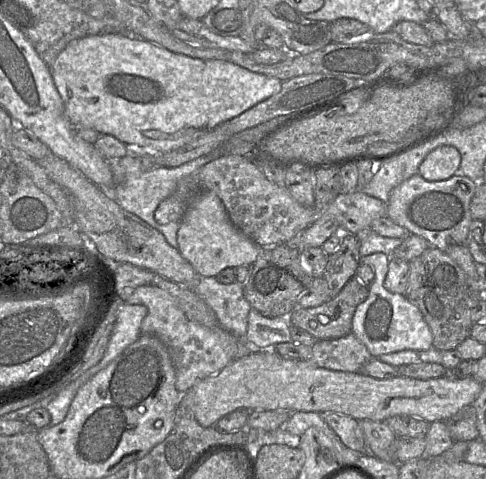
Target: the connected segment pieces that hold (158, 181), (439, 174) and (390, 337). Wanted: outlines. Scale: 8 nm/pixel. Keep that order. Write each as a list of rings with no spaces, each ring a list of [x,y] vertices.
[[[216,148],[207,155],[203,155],[177,167],[153,167],[139,174],[129,174],[126,179],[118,184],[114,184],[114,200],[124,210],[136,215],[152,228],[159,231],[171,247],[178,249],[177,231],[180,222],[174,221],[165,225],[159,224],[154,218],[154,212],[159,203],[170,196],[183,179],[192,175],[206,163],[219,157],[222,157],[222,155],[220,155],[219,148]]]
[[[441,145],[433,149],[421,162],[418,174],[427,181],[443,181],[456,175],[461,155],[452,146]]]
[[[374,253],[360,257],[360,264],[367,264],[374,270],[374,281],[369,287],[367,299],[359,304],[352,319],[352,333],[367,347],[373,357],[402,350],[429,350],[433,347],[433,335],[423,318],[419,308],[412,304],[404,295],[392,293],[385,289],[384,281],[388,272],[390,256]]]

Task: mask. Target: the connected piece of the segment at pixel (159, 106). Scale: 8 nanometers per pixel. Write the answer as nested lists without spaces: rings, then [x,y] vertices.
[[[122,34],[91,35],[71,41],[58,54],[55,61],[50,66],[50,72],[57,91],[63,100],[65,116],[73,127],[91,128],[98,131],[101,135],[112,135],[124,144],[137,144],[144,148],[153,148],[162,152],[169,152],[176,149],[191,141],[192,138],[197,138],[202,135],[203,131],[210,131],[226,121],[239,116],[258,103],[278,93],[283,83],[278,78],[251,72],[231,62],[222,60],[203,60],[176,54],[134,35]]]

